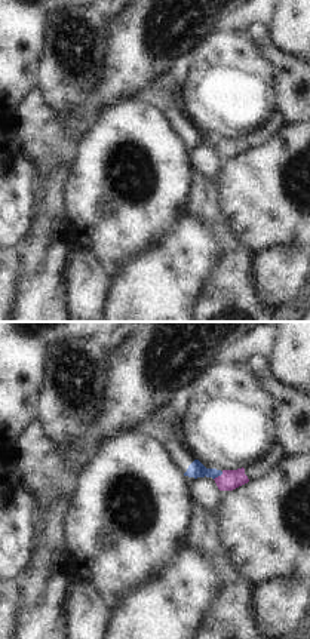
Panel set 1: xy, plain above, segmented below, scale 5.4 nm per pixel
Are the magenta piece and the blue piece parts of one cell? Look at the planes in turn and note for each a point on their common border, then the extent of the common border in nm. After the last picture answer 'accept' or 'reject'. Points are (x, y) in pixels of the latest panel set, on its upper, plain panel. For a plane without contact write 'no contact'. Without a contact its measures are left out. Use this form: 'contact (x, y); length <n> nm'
contact (218, 144); length 70 nm

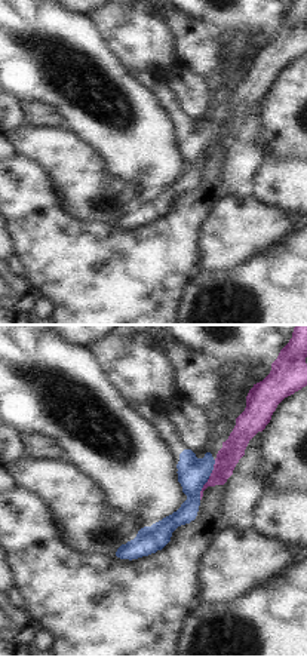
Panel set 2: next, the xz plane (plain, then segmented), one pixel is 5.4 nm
contact (208, 147); length 240 nm

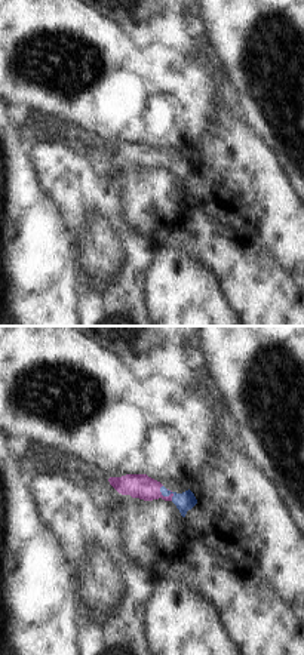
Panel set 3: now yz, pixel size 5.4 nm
contact (162, 163); length 110 nm

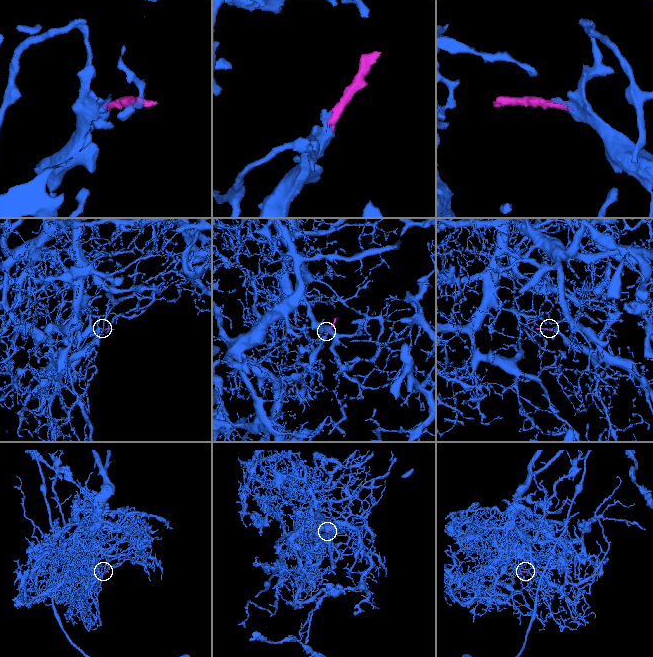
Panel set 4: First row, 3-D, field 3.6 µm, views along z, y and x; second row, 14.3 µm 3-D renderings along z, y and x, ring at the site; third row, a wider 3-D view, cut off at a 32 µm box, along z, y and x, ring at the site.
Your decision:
accept

